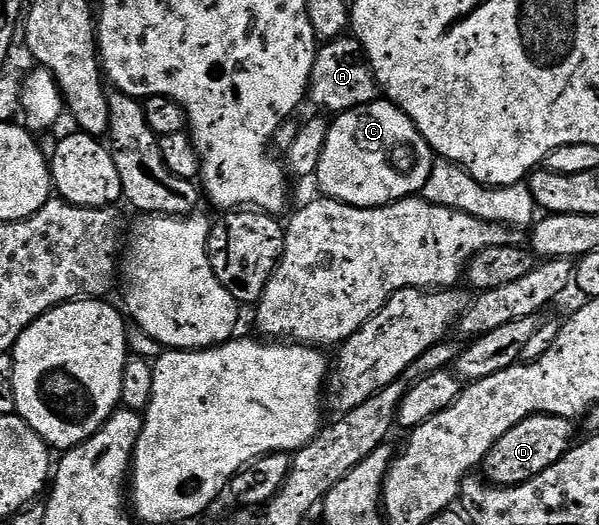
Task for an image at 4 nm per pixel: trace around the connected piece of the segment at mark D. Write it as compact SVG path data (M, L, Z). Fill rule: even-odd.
M534 415L509 429L493 449L483 459L481 464L482 474L488 483L497 487L515 487L518 483L527 483L533 477L545 473L565 453L570 451L576 442L576 424L570 419L560 415ZM484 471L484 472L483 472Z

